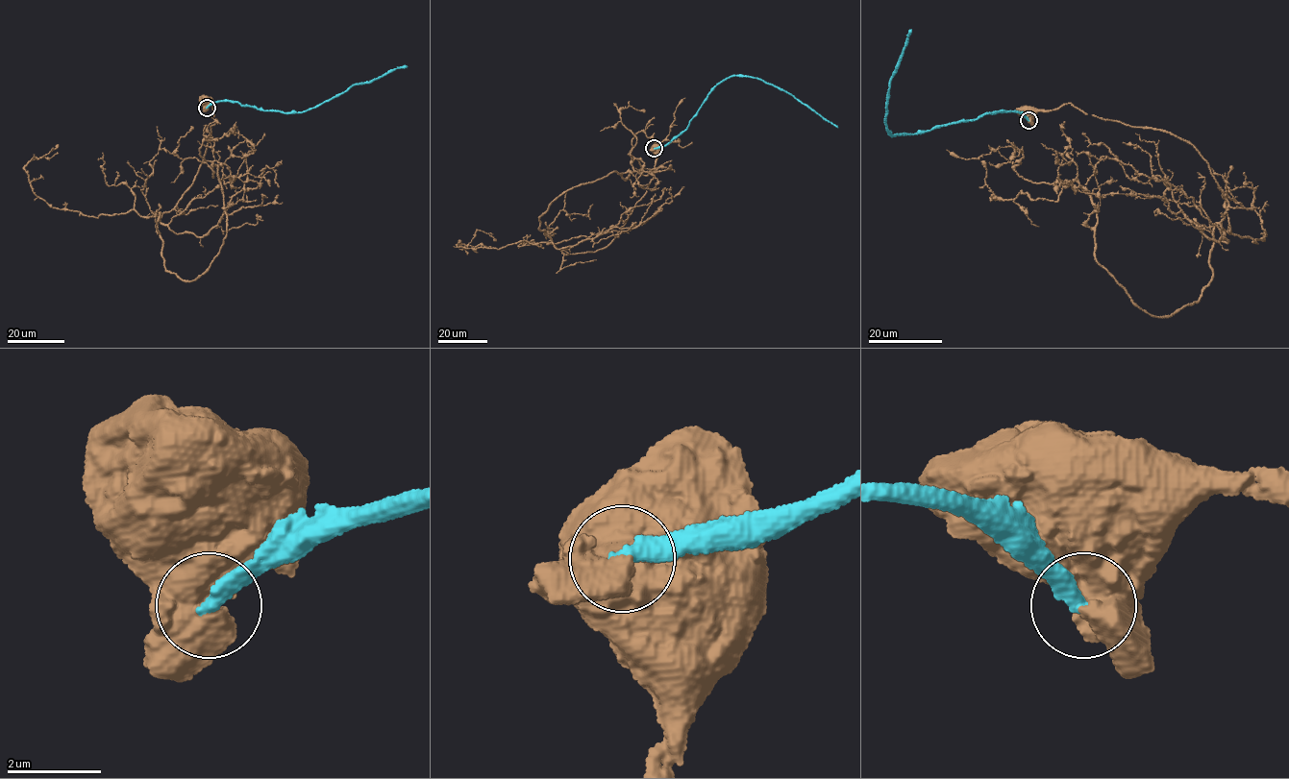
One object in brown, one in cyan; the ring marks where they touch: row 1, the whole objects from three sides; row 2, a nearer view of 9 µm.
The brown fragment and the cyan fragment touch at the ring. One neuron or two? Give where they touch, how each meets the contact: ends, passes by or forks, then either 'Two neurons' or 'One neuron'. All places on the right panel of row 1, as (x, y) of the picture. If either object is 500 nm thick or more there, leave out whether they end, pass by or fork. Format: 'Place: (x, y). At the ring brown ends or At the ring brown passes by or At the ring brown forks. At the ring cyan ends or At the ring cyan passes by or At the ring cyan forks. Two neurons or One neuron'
Place: (1028, 120). Two neurons

